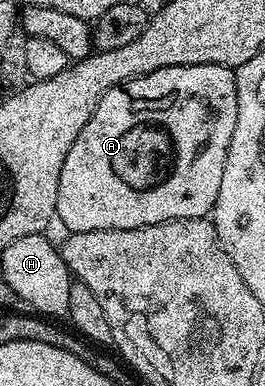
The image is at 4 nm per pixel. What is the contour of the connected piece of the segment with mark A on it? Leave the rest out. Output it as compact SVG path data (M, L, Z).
M223 65L164 67L160 71L152 71L143 77L134 77L131 81L112 87L106 92L100 99L92 119L88 119L80 135L76 135L76 143L72 143L64 159L64 167L60 167L60 191L56 195L56 217L59 222L62 220L66 231L83 233L101 229L139 229L149 225L159 225L165 221L183 221L213 214L216 195L220 195L220 179L224 179L224 163L228 155L228 147L232 143L232 131L236 127L238 114L234 74L235 70L226 69Z

